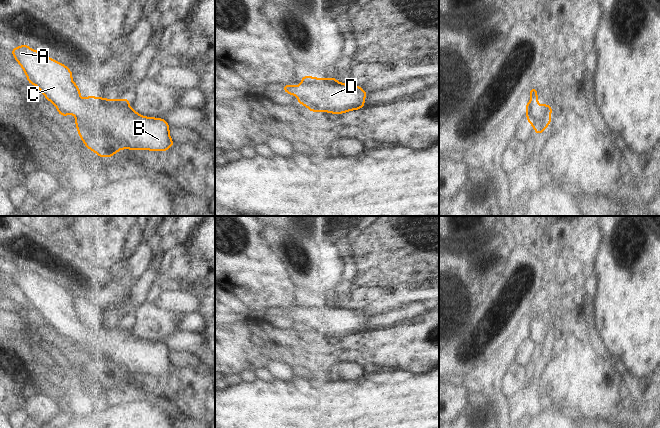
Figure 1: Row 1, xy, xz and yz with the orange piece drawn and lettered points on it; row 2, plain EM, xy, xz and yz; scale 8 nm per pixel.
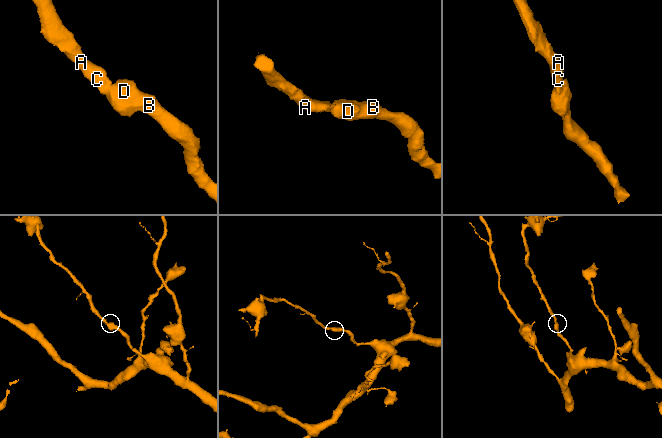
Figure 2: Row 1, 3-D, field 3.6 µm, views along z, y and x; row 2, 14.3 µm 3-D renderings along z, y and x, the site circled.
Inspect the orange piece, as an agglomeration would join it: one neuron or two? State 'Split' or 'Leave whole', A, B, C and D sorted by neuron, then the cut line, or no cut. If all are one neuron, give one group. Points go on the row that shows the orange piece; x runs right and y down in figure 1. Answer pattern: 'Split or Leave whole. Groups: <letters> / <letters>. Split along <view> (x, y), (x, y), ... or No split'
Leave whole. Groups: A B C D. No split

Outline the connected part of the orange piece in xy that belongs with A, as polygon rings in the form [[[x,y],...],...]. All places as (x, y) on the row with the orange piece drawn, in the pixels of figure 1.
[[[25,43],[15,47],[11,53],[24,70],[29,84],[37,86],[46,99],[55,105],[59,115],[75,115],[78,135],[85,147],[94,151],[99,157],[111,158],[122,149],[167,151],[175,144],[170,137],[170,126],[167,121],[140,115],[130,107],[129,99],[87,96],[82,100],[80,89],[72,81],[72,72],[64,64],[40,51],[35,51]]]

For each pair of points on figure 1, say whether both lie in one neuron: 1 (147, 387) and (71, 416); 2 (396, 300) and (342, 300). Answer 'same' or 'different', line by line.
1: different
2: same

